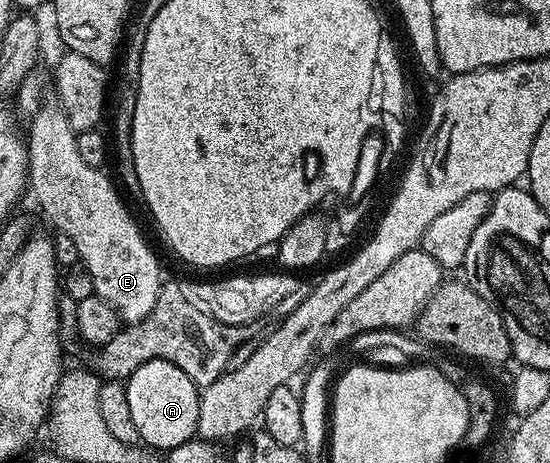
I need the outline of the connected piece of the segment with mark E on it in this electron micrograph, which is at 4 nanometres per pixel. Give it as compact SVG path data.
M49 102L36 112L27 124L27 143L29 145L29 182L31 196L37 199L39 207L54 225L56 231L69 235L79 249L80 264L91 274L91 282L95 282L95 295L103 298L119 313L126 325L137 324L155 306L161 293L163 275L161 264L155 253L149 249L145 236L139 225L133 221L127 205L121 201L122 193L118 185L108 180L100 168L87 166L79 155L77 133L73 131L71 122L67 122L65 112L56 103Z

